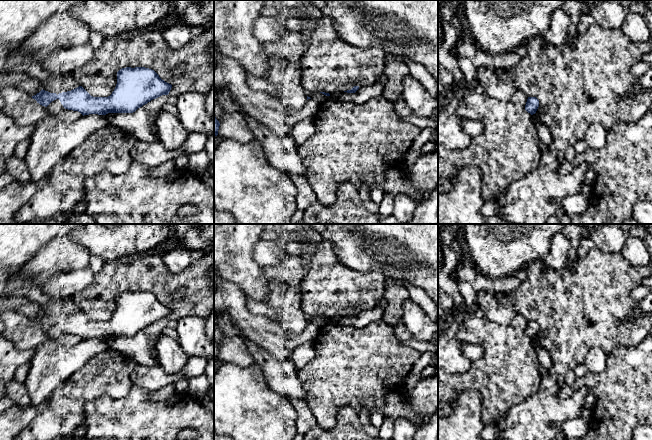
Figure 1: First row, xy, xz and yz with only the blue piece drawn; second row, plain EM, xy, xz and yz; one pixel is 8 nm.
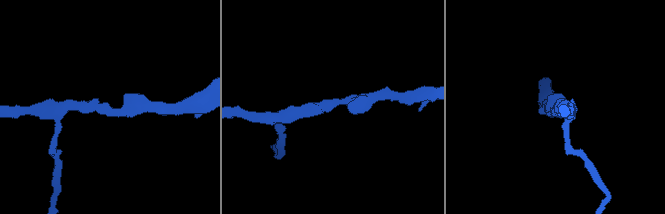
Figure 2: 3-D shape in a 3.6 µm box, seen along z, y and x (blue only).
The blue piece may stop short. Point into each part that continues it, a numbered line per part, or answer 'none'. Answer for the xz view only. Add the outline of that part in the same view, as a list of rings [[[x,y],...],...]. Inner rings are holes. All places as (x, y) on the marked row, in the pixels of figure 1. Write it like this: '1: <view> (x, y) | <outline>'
none

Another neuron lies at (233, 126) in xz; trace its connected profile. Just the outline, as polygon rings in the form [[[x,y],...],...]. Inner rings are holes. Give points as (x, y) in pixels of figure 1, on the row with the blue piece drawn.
[[[224,111],[218,135],[224,139],[231,139],[241,144],[246,144],[255,140],[244,113],[227,113]]]

